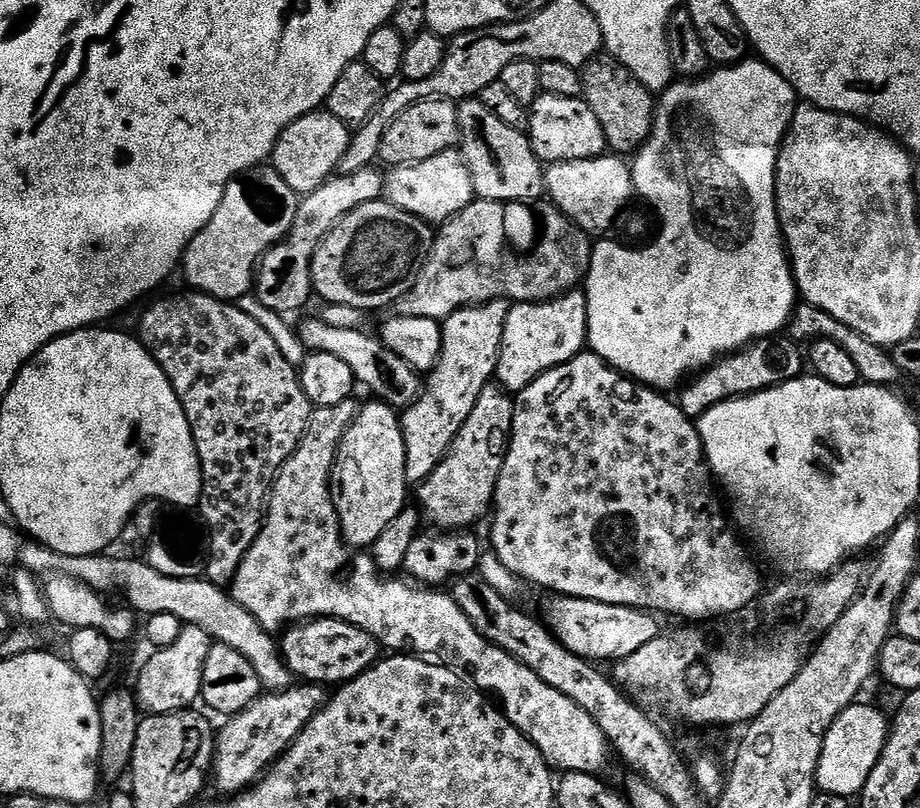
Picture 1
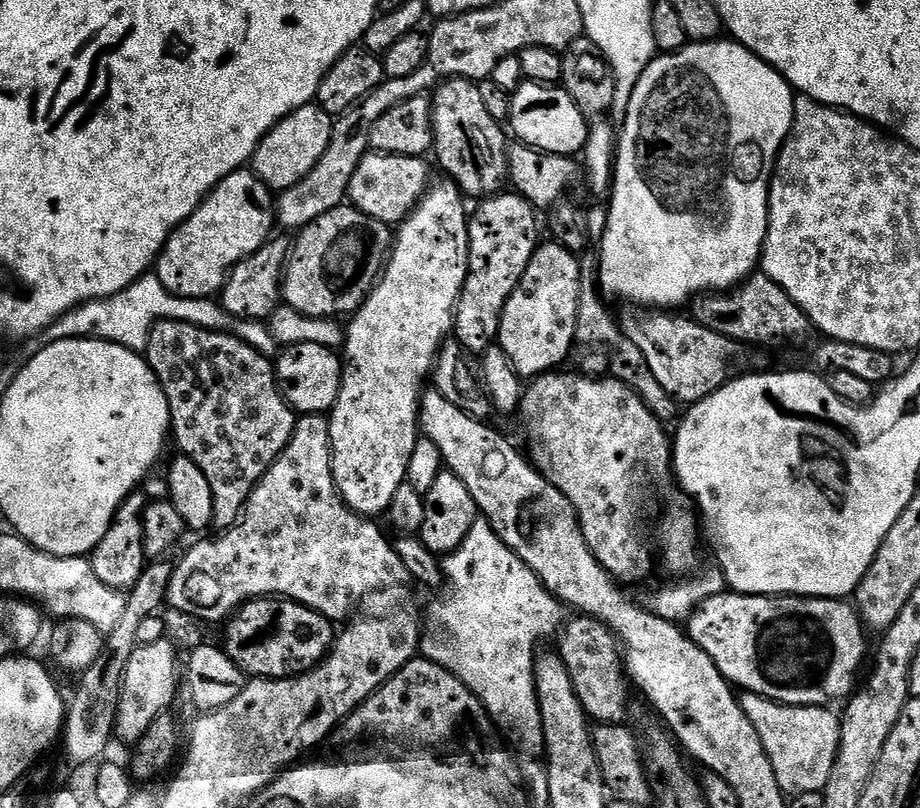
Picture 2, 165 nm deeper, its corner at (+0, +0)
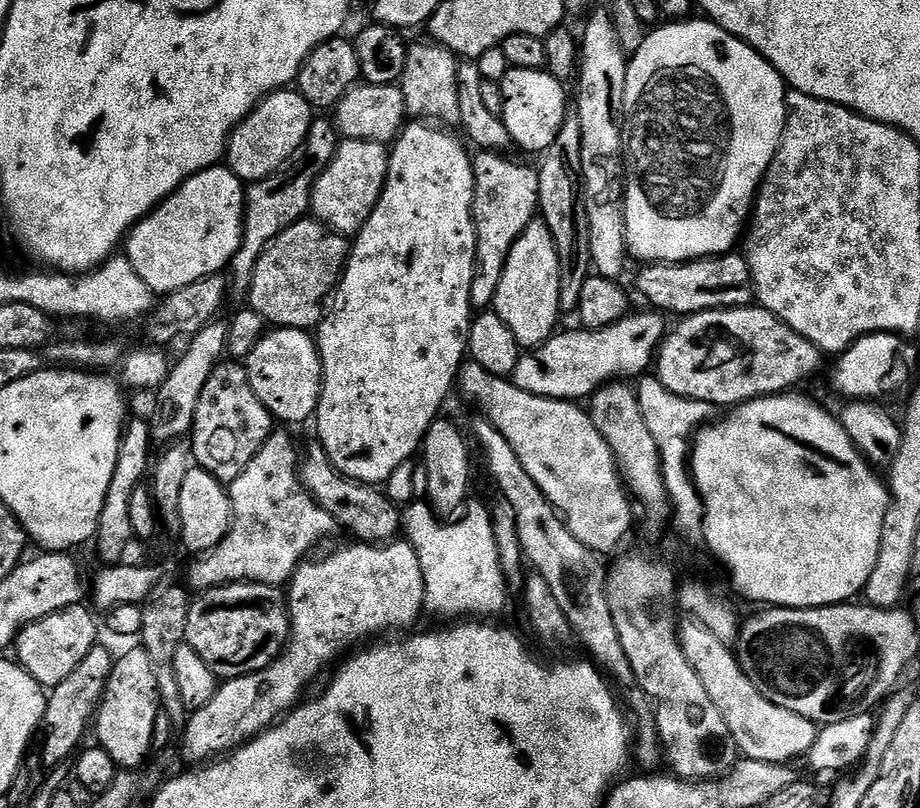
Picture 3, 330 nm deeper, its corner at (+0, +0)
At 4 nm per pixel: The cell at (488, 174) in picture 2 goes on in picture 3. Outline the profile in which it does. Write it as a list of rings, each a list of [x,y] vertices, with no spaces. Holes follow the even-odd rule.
[[[427,42],[428,44],[412,44],[408,50],[406,66],[399,78],[398,87],[402,90],[402,98],[406,98],[408,115],[412,118],[431,118],[444,126],[454,126],[460,124],[460,111],[458,110],[458,57],[449,48],[443,48],[441,44]]]

